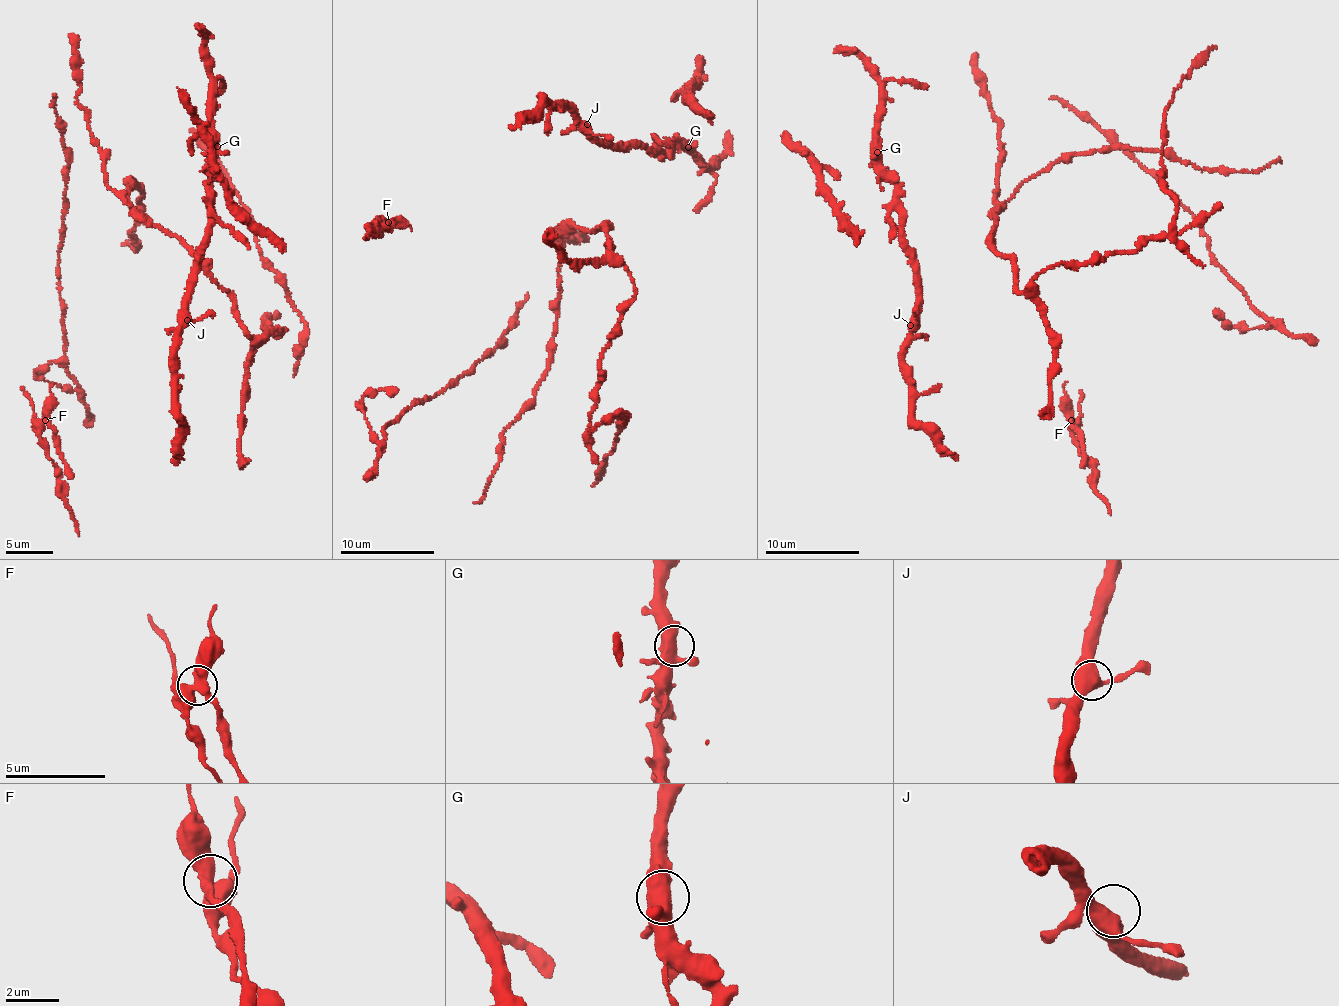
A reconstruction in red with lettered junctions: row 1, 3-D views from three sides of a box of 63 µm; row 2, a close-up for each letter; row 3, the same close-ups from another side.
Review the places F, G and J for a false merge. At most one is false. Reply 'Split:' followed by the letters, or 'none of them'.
Split: F

